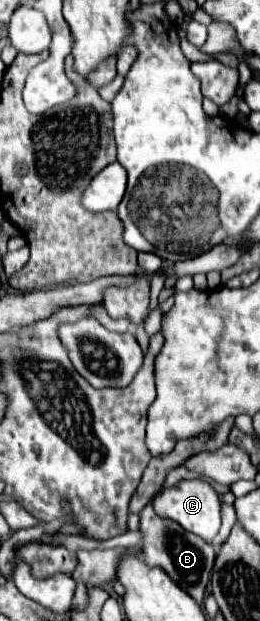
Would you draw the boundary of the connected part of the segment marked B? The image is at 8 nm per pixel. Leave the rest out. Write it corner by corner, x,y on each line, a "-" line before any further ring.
149,502
139,514
139,532
143,534
143,542
139,546
143,560
147,560
147,564
151,564
151,566
163,568
185,592
189,592
201,604
205,598
209,572
211,572
213,560
215,560
213,548
209,544
205,544
205,540
199,540
199,536
195,536
195,534
185,536
187,532
177,522
163,518
155,512
153,502

